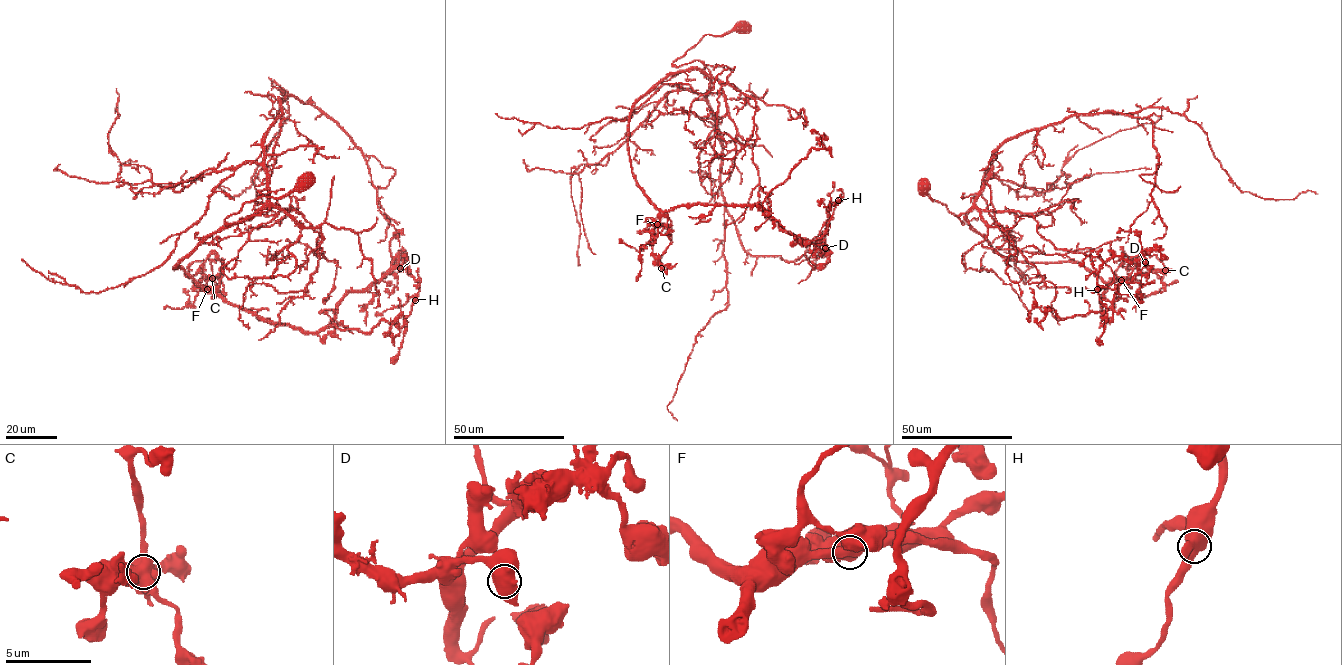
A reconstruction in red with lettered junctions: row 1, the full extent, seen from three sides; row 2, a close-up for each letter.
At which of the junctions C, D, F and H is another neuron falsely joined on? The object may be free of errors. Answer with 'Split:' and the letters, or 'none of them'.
Split: C

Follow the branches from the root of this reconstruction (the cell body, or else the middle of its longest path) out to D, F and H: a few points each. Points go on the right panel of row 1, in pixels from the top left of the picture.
D: (925, 187), (963, 223), (973, 208), (967, 221), (1005, 257), (1091, 269), (1107, 284), (1102, 317), (1145, 262)
F: (925, 187), (963, 223), (957, 216), (973, 208), (967, 221), (1005, 257), (1075, 262), (1105, 282), (1121, 280)
H: (925, 187), (1005, 257), (1091, 269), (1102, 317), (1137, 263), (1110, 257), (1097, 289)

